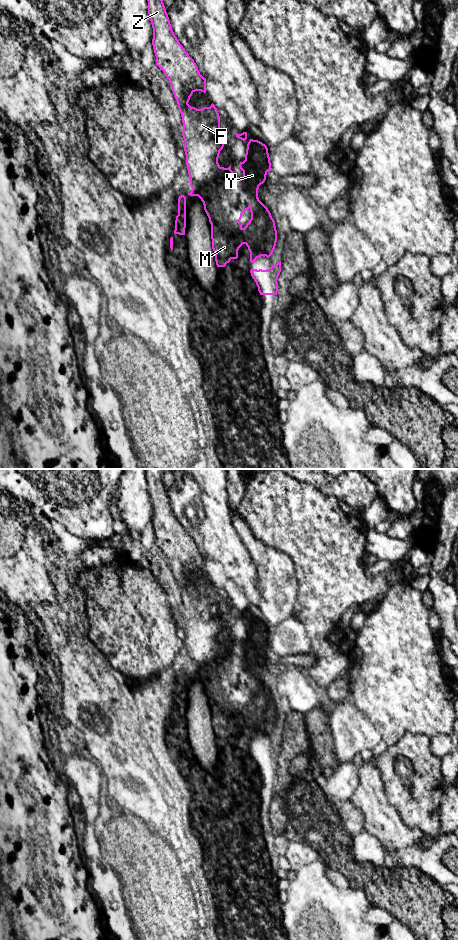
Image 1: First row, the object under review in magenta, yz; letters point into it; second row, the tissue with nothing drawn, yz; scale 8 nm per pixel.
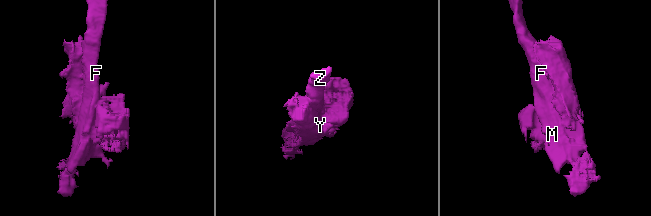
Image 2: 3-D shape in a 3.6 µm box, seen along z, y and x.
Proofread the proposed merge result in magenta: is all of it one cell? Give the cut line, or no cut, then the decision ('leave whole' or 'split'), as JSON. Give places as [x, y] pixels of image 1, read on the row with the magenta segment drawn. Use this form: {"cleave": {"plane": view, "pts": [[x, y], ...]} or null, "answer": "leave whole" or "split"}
{"cleave": {"plane": "yz", "pts": [[224, 180], [211, 192], [205, 191]]}, "answer": "split"}

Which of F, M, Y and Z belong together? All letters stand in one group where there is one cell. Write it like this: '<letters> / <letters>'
F Y Z / M

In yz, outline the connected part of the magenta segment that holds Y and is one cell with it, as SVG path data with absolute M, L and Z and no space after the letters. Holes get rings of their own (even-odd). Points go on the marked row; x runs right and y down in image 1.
M163 0L147 1L148 14L153 28L152 45L156 56L156 65L169 80L182 117L182 136L185 142L184 151L190 186L203 202L210 224L215 223L221 227L233 229L242 236L244 244L250 252L251 263L261 256L269 258L276 246L277 230L270 211L258 198L259 186L265 182L267 172L272 170L268 148L258 140L249 140L245 160L239 164L243 171L241 179L233 173L231 165L228 168L219 165L218 158L224 147L224 140L221 135L220 116L217 108L213 103L210 107L201 109L191 107L188 104L195 91L206 93L206 78L200 74L196 63L175 36ZM219 179L223 179L224 182L219 183L218 188L212 193L207 193L206 186L211 181ZM248 209L251 212L251 219L243 228L239 221L243 212Z

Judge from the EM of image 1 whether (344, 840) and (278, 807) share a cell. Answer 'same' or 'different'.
different

